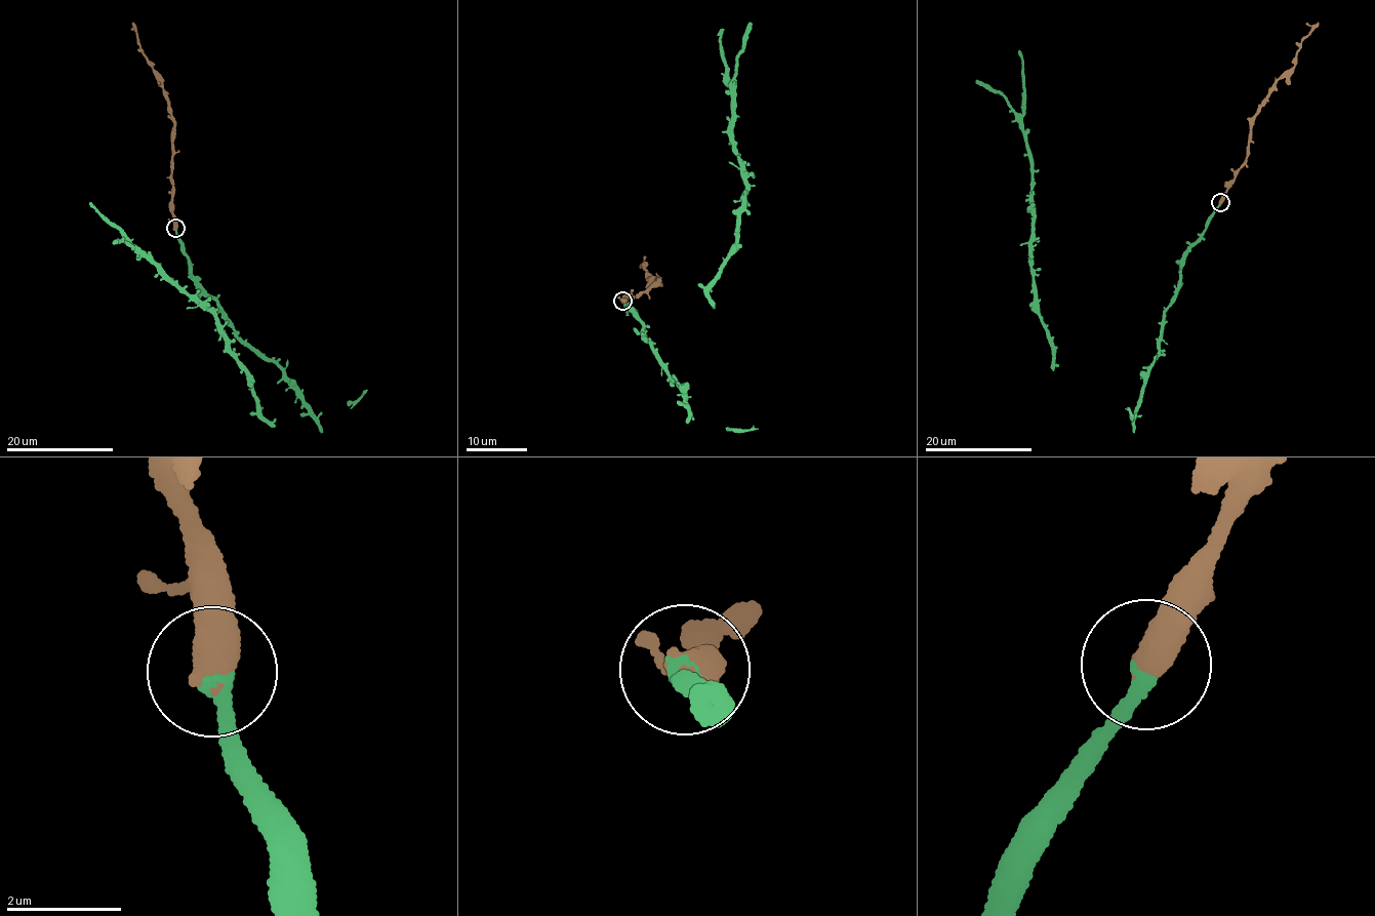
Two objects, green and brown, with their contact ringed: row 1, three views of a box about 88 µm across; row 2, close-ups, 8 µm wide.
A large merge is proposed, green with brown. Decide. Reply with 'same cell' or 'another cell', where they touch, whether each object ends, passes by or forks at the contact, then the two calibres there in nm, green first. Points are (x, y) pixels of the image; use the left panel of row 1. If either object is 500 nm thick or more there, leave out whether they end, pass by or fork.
same cell | (175, 228) | 280/550 nm

